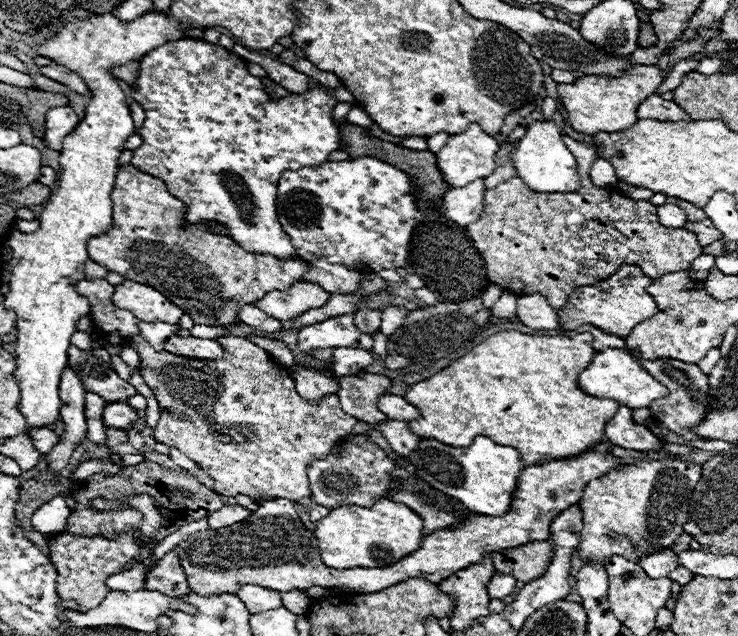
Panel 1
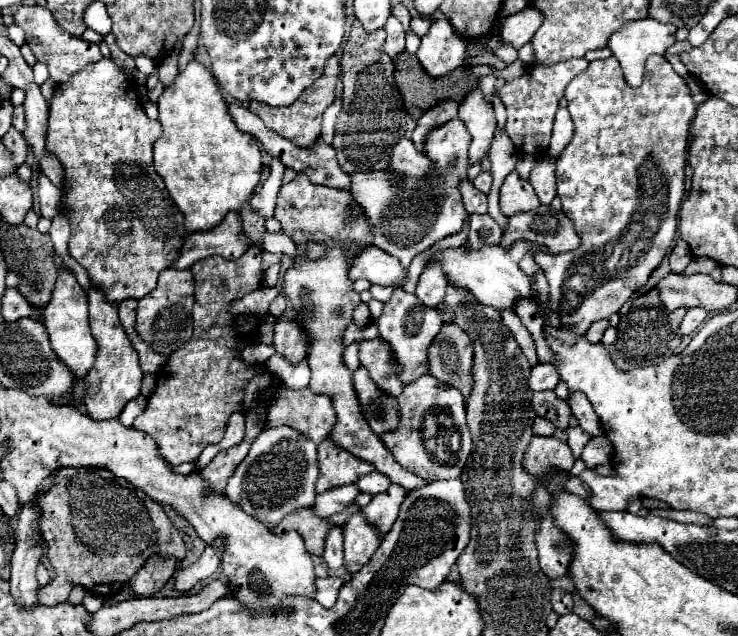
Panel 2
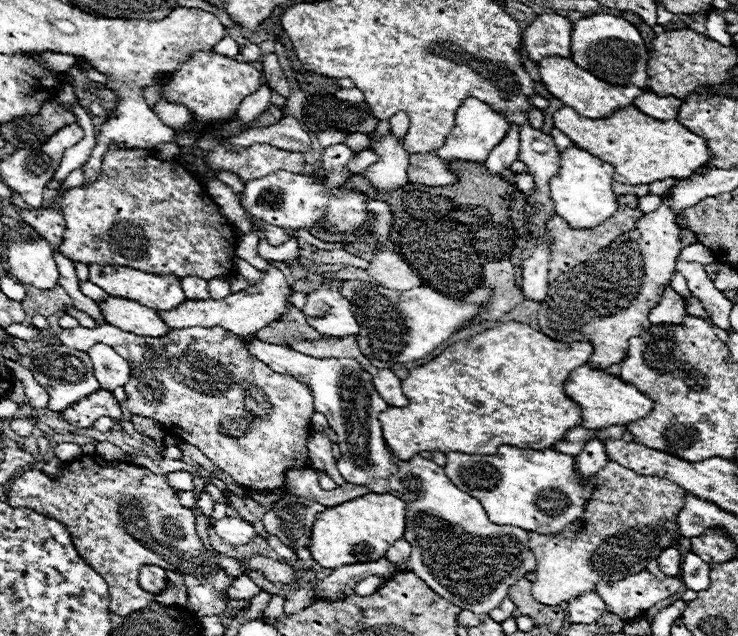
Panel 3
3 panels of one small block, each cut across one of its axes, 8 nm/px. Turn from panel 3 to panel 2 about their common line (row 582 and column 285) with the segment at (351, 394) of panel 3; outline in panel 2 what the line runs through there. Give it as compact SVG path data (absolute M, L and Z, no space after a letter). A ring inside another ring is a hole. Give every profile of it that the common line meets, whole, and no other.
M290 426L264 428L252 442L248 456L238 464L228 480L226 496L234 504L240 504L242 500L242 510L260 518L266 526L276 526L286 514L312 506L316 478L316 444L312 440L304 438Z

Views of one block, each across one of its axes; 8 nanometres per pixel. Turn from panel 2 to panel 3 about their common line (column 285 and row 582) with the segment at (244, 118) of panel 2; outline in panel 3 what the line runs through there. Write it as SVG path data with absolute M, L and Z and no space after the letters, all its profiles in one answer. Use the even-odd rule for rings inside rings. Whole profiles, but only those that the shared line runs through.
M152 564L142 566L140 572L138 572L138 584L140 584L140 588L144 588L146 592L156 594L156 592L160 592L160 590L164 588L164 584L166 584L166 570L160 568L160 566L152 566Z

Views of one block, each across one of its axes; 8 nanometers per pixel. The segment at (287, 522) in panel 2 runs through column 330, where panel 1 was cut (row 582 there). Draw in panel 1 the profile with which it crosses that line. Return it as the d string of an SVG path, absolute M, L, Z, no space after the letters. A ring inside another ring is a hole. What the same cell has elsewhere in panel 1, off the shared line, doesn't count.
M538 540L538 542L528 542L522 544L520 548L508 548L504 552L494 552L494 568L500 574L510 574L516 580L528 584L534 578L540 578L550 560L552 560L552 544L548 540Z

